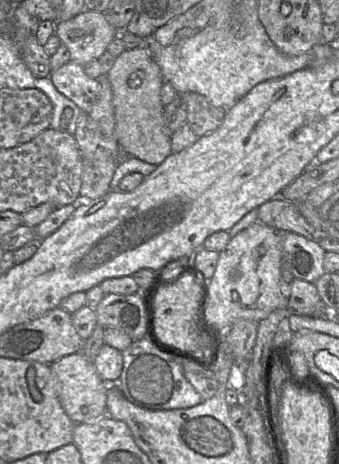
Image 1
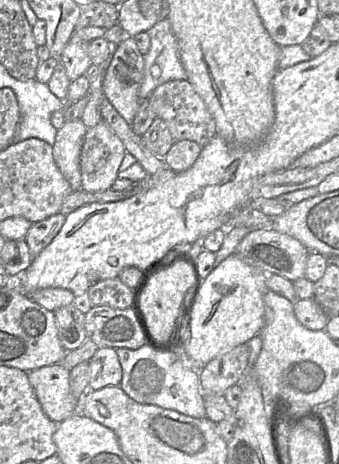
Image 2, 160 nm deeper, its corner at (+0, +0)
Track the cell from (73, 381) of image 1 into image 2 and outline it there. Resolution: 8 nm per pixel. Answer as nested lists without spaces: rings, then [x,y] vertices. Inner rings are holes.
[[[61,363],[28,372],[29,383],[42,410],[57,424],[80,410],[80,400],[71,392],[69,377],[70,371]]]

